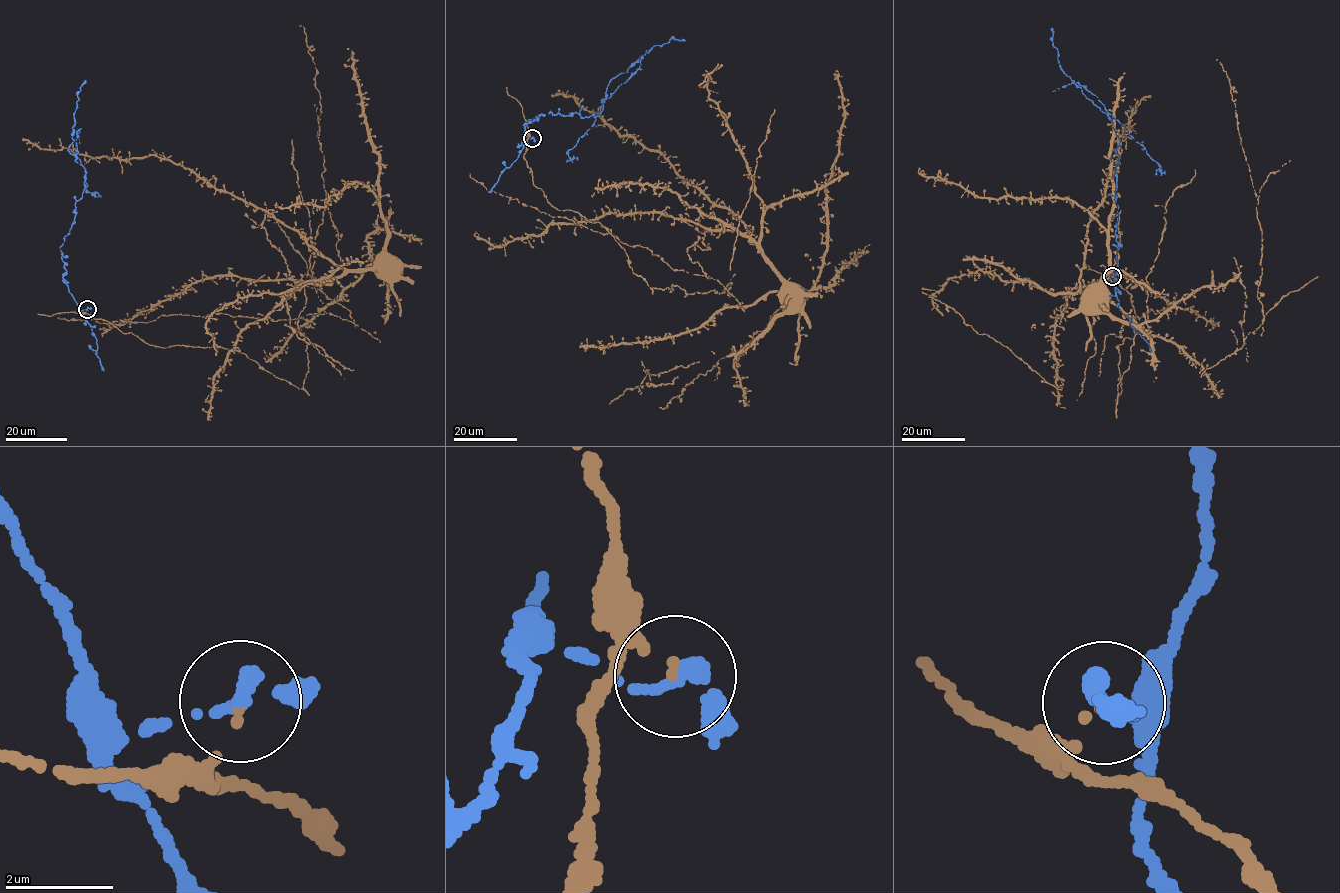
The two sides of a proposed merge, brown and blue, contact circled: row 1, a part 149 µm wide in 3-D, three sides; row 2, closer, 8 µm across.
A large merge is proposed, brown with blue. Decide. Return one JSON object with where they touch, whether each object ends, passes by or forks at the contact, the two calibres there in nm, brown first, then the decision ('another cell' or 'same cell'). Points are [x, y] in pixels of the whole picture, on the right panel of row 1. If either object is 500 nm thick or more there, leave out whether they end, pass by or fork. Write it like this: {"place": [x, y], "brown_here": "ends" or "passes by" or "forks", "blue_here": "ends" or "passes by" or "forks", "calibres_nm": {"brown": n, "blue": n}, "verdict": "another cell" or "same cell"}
{"place": [1112, 276], "brown_here": "ends", "blue_here": "ends", "calibres_nm": {"brown": 110, "blue": 360}, "verdict": "another cell"}

